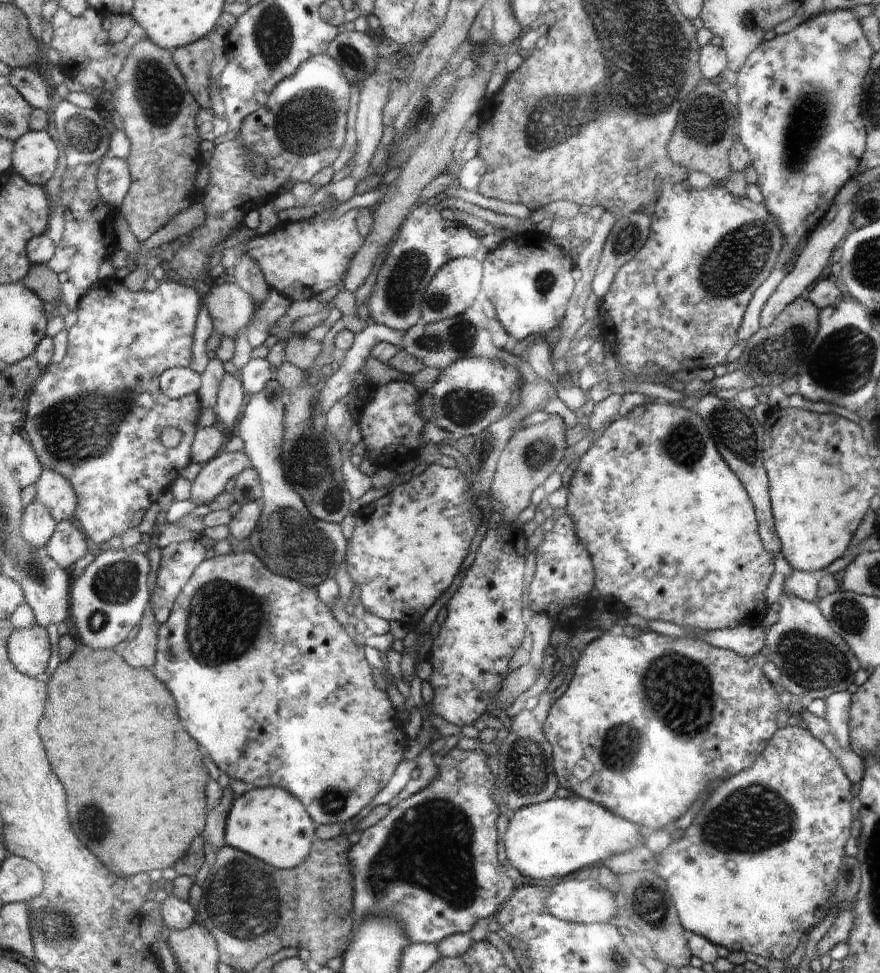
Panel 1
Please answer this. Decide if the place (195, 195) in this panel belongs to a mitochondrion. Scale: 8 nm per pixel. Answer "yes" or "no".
no

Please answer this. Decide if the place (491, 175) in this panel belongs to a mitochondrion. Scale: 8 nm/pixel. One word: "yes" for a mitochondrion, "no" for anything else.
no

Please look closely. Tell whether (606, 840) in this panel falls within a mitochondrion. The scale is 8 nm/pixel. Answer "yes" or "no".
no

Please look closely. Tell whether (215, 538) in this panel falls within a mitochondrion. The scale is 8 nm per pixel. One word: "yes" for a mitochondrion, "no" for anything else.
no

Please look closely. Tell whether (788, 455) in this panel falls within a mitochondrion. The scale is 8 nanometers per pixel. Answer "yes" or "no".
no

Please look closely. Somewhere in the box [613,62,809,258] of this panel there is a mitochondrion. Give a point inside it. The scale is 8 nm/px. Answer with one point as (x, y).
(706, 123)

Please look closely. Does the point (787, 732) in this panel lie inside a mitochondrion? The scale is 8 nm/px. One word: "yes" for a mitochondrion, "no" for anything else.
no

